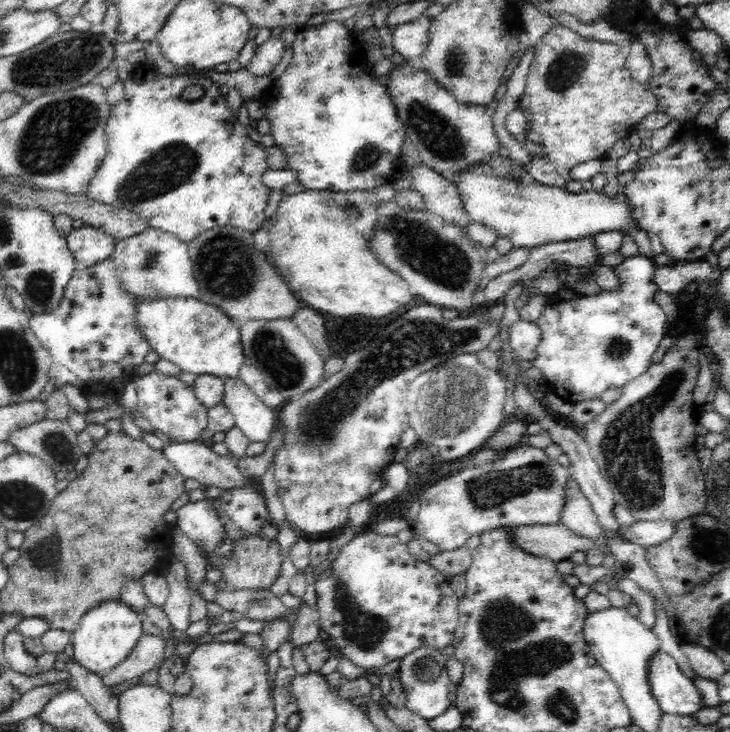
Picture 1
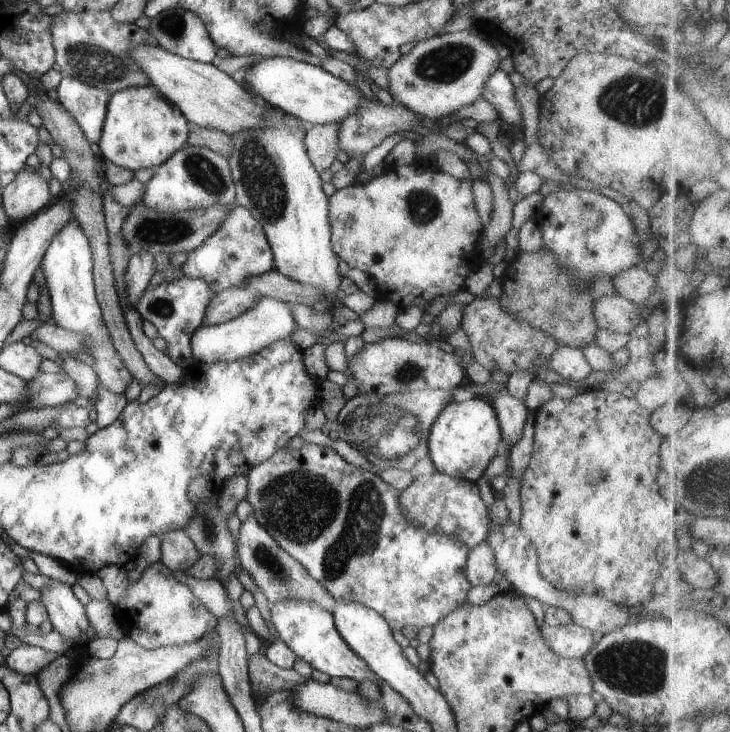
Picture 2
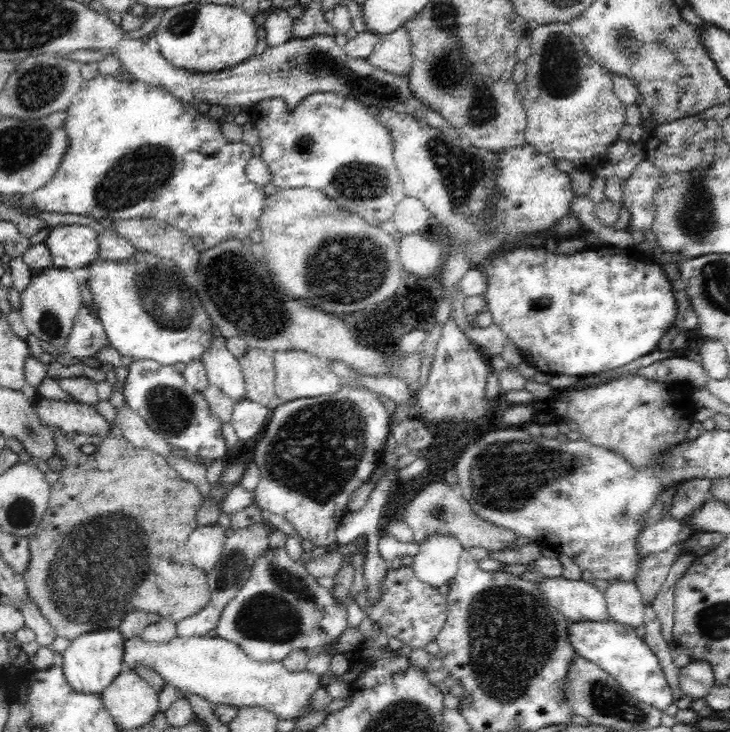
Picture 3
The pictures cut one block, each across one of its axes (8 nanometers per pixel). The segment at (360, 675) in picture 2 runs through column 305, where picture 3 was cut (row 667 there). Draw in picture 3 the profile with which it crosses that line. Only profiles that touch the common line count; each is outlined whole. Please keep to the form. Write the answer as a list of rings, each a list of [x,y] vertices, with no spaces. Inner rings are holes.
[[[613,619],[608,622],[571,622],[568,625],[568,635],[571,648],[582,658],[611,674],[626,693],[658,710],[664,710],[674,702],[673,690],[668,686],[657,655],[636,634],[634,628]]]

